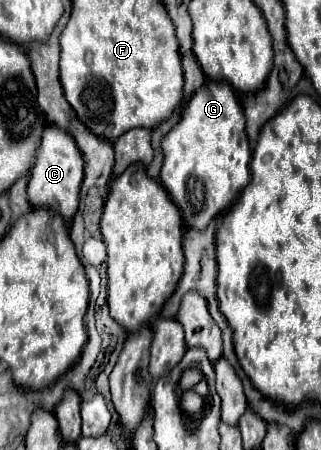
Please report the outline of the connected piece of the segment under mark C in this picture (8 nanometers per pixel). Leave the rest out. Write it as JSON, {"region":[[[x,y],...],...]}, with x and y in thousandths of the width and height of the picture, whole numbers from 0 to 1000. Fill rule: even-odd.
{"region":[[[168,278],[137,282],[131,318],[112,331],[112,358],[93,380],[93,402],[87,402],[87,442],[106,460],[156,460],[181,469],[206,491],[218,491],[243,464],[249,447],[249,407],[262,393],[262,358],[255,340],[243,336],[243,322],[206,291]]]}

